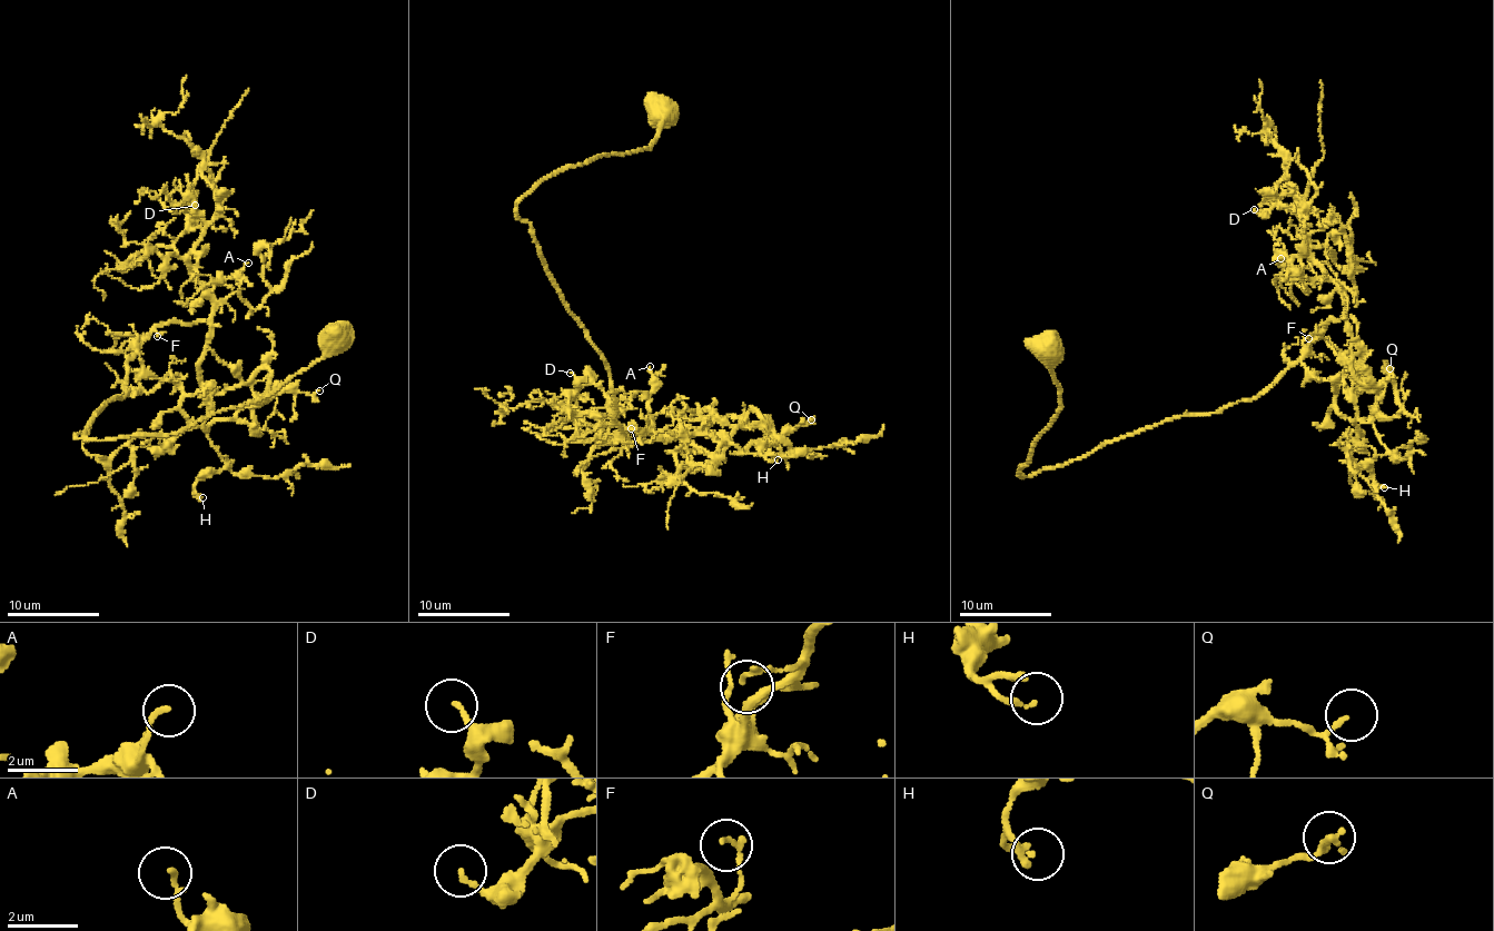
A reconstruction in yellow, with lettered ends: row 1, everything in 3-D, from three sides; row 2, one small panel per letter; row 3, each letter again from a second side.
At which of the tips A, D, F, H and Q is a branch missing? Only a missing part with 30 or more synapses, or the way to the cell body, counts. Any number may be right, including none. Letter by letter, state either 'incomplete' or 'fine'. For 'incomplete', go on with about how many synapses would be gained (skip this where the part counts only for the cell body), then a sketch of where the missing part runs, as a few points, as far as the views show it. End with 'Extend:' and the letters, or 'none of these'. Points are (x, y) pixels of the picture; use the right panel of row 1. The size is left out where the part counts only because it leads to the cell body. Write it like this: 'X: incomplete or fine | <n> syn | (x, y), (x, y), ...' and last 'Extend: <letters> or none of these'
A: fine
D: fine
F: fine
H: fine
Q: fine
Extend: none of these

